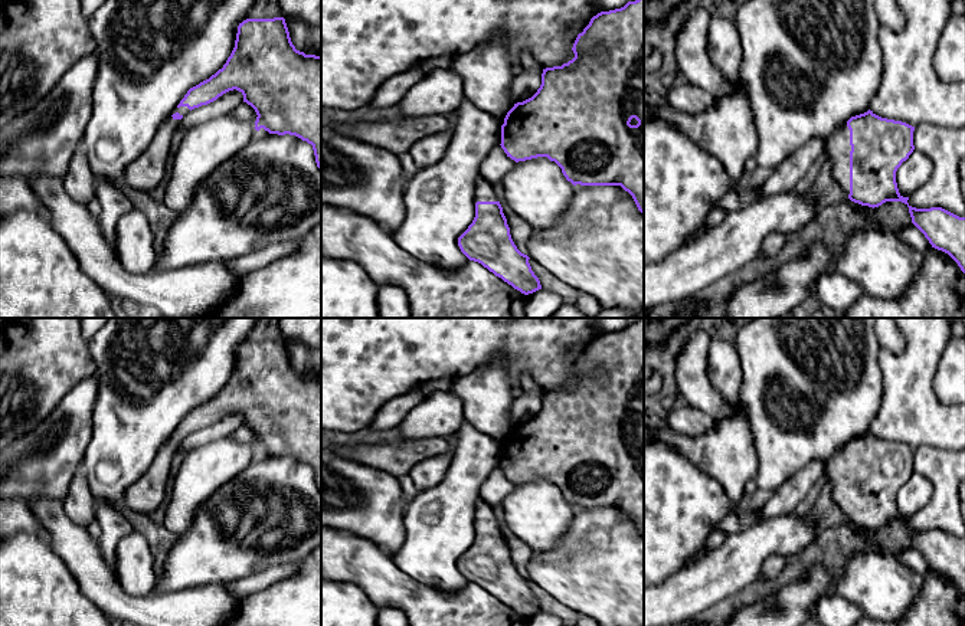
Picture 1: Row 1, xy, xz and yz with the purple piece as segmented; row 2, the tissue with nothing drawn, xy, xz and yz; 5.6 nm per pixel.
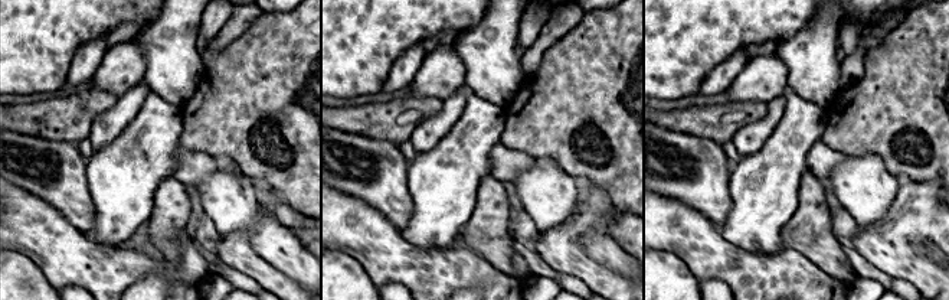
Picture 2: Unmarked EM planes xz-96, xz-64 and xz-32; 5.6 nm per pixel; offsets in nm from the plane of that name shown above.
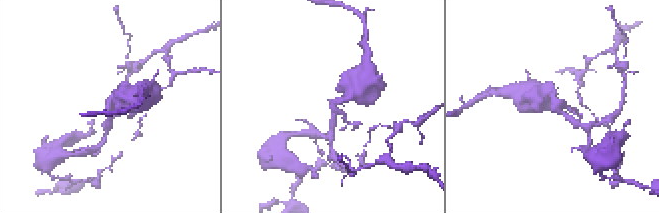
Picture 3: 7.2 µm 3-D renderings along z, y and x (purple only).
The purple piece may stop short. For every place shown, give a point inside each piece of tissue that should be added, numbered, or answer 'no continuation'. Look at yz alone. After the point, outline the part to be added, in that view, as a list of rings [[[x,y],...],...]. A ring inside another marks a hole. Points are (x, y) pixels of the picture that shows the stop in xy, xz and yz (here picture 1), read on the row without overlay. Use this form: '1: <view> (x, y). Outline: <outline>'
1: yz (837, 469). Outline: [[[845,445],[825,462],[822,472],[845,520],[850,517],[850,473],[850,452]]]

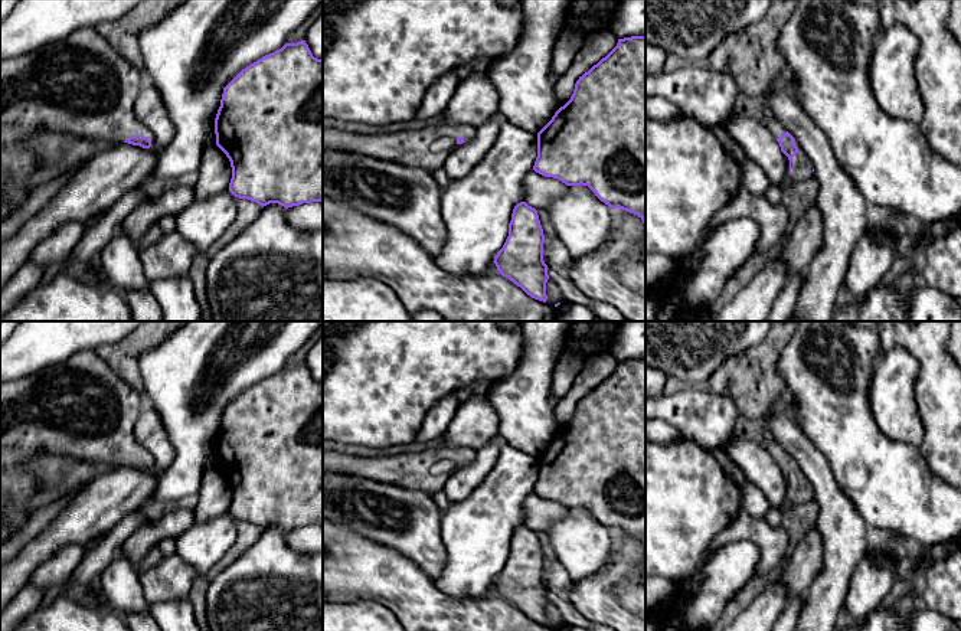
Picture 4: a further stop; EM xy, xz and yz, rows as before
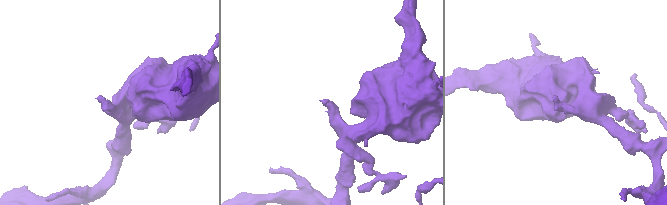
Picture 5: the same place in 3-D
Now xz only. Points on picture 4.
1: xz (428, 470). Outline: [[[444,444],[421,452],[372,458],[323,448],[323,474],[357,475],[382,484],[395,484],[408,490],[422,490],[434,494],[444,488],[458,460],[462,460],[467,465],[474,458],[475,451],[471,448]]]

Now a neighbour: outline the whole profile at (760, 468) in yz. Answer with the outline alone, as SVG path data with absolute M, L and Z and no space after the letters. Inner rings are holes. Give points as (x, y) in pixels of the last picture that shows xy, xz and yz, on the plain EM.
M736 437L723 451L742 471L745 480L768 497L771 507L781 509L790 500L790 483L764 444Z

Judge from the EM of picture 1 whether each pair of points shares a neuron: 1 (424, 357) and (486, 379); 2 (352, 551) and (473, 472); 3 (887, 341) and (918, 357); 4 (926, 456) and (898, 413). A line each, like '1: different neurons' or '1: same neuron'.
1: different neurons
2: different neurons
3: different neurons
4: different neurons

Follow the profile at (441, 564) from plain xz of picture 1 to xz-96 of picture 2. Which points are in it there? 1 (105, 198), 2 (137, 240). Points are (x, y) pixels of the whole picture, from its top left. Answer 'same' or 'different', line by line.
1: same
2: different

